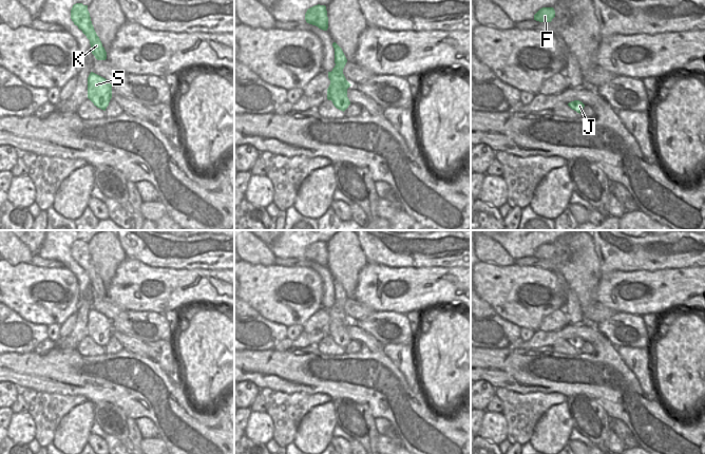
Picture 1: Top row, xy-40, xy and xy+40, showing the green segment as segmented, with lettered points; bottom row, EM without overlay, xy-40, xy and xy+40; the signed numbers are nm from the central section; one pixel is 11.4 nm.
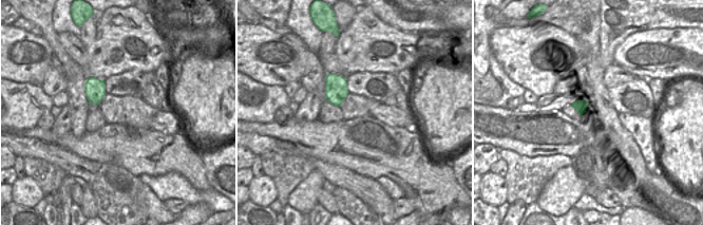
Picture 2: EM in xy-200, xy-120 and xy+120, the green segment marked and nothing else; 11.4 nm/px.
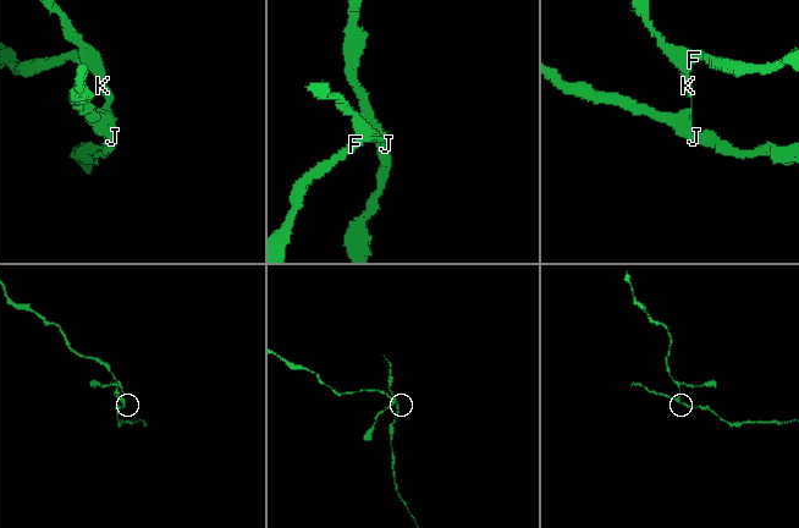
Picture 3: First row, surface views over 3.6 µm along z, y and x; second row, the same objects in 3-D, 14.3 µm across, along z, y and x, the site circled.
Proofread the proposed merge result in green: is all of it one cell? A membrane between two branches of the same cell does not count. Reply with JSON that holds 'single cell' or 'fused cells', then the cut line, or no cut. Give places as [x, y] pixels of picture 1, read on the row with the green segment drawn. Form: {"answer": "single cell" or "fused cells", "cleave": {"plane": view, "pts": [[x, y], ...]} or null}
{"answer": "fused cells", "cleave": {"plane": "xy", "pts": [[335, 65], [342, 69]]}}

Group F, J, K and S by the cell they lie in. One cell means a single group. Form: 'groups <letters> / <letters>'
groups F K / J S

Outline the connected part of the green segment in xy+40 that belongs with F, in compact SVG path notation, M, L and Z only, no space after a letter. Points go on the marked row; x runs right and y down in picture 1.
M542 7L534 15L534 20L539 22L551 22L554 17L555 11L553 7Z

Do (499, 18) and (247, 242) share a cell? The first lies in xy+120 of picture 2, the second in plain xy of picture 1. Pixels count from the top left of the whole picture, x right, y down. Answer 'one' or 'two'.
one

